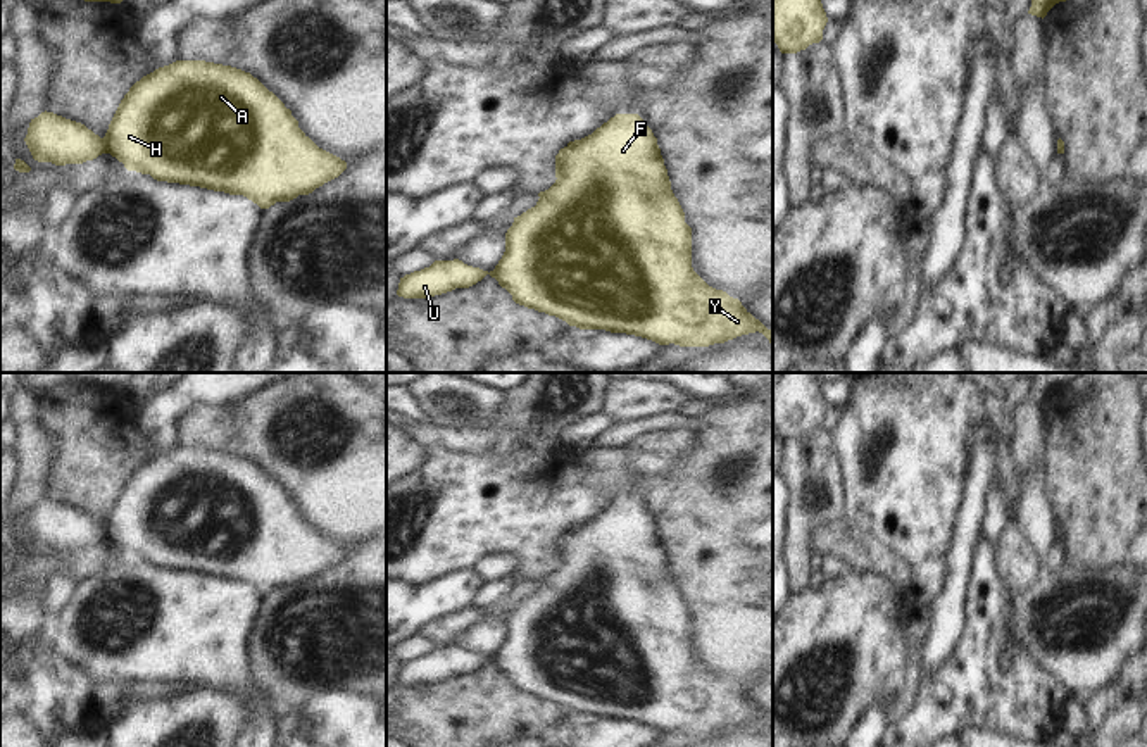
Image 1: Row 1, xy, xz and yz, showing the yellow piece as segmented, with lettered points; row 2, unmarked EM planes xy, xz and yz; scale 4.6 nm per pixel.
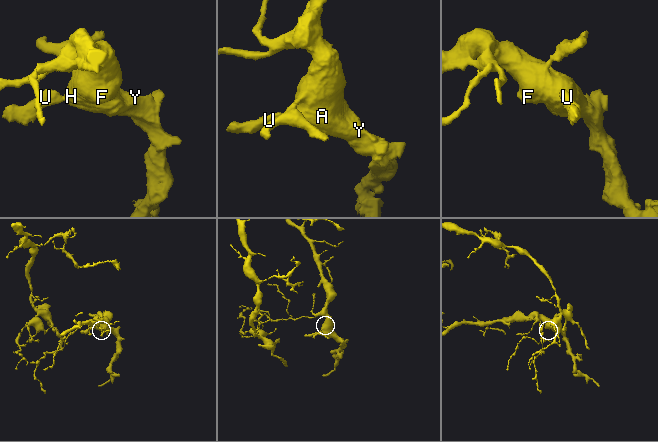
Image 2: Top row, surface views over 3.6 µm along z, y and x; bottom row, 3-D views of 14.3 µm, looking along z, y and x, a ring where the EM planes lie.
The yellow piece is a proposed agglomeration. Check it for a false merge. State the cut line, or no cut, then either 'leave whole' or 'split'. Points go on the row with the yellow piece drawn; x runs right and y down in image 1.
cut xy (102, 138), (106, 152); split

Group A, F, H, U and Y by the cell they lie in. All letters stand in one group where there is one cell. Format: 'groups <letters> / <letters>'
groups A F H Y / U

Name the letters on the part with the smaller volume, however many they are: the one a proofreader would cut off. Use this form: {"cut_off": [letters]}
{"cut_off": ["U"]}

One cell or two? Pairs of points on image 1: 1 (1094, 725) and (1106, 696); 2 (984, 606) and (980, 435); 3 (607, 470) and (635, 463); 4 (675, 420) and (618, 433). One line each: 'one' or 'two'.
1: one
2: two
3: two
4: one

